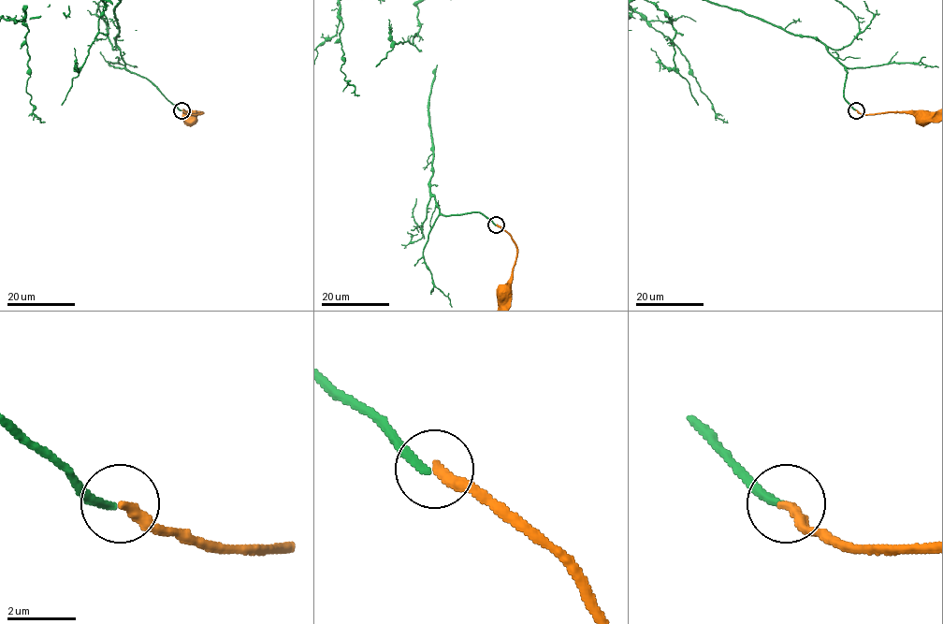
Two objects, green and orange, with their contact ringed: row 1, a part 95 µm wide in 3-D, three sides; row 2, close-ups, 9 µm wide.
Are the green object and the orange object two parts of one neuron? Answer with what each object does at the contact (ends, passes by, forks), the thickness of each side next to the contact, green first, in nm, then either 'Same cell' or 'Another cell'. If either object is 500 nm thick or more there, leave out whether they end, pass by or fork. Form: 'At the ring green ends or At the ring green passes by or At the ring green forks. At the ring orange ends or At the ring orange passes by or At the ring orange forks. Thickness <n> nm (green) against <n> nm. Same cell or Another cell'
At the ring green ends. At the ring orange ends. Thickness 240 nm (green) against 320 nm. Another cell

